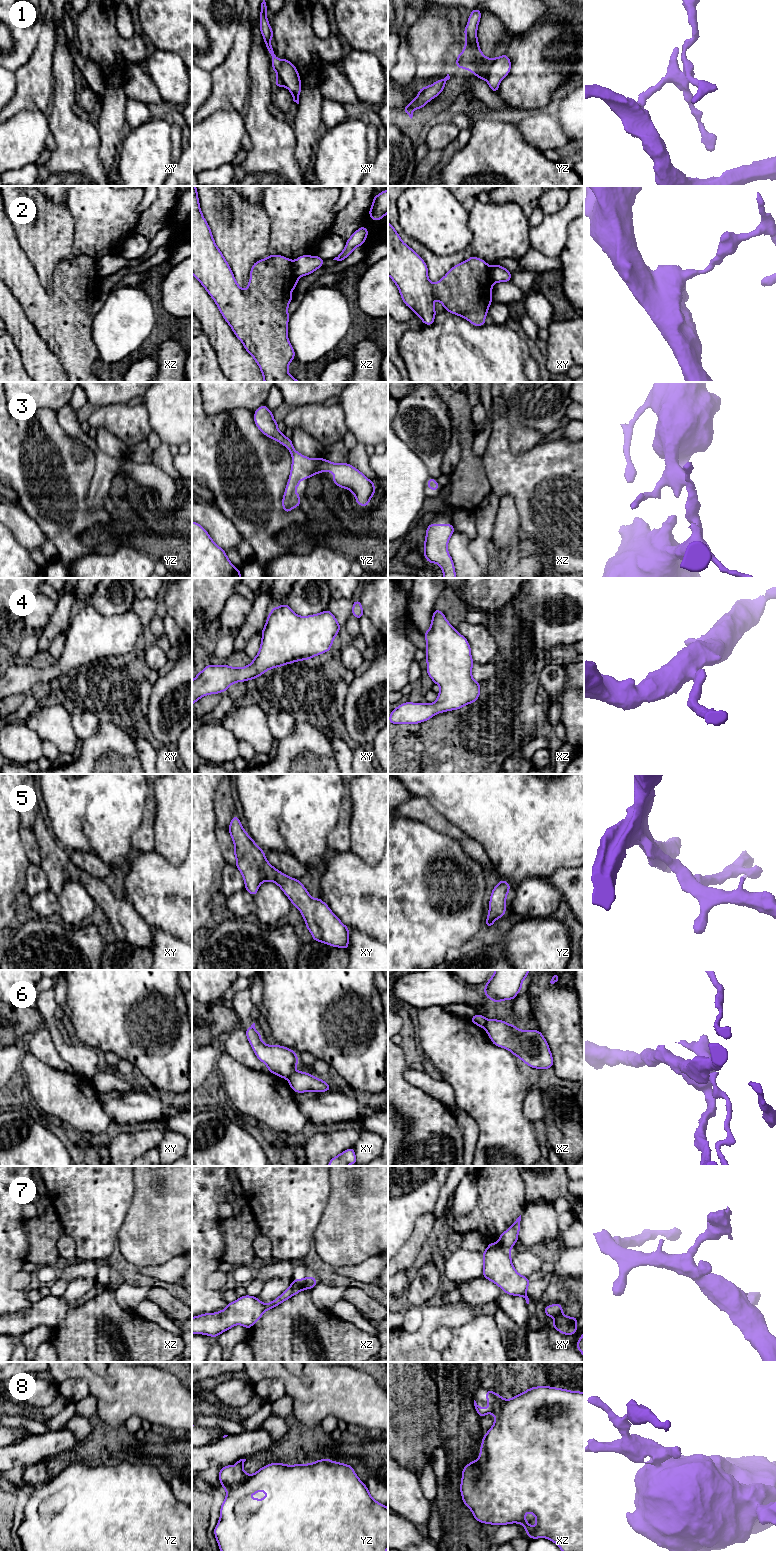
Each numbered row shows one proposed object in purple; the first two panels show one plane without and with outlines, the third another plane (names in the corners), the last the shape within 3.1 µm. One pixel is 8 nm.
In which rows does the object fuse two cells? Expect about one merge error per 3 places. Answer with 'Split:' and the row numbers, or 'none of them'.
Split: 1, 2, 6, 7

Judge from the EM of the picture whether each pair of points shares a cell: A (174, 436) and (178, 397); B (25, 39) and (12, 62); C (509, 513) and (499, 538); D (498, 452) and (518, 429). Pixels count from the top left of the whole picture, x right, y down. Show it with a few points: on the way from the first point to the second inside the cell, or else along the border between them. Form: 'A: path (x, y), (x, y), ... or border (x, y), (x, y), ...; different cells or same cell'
A: path (174, 426), (178, 418), (178, 407); same cell
B: path (24, 45), (17, 56); same cell
C: path (507, 519), (507, 530), (505, 532); same cell
D: border (506, 416), (510, 448), (515, 453), (532, 448); different cells

